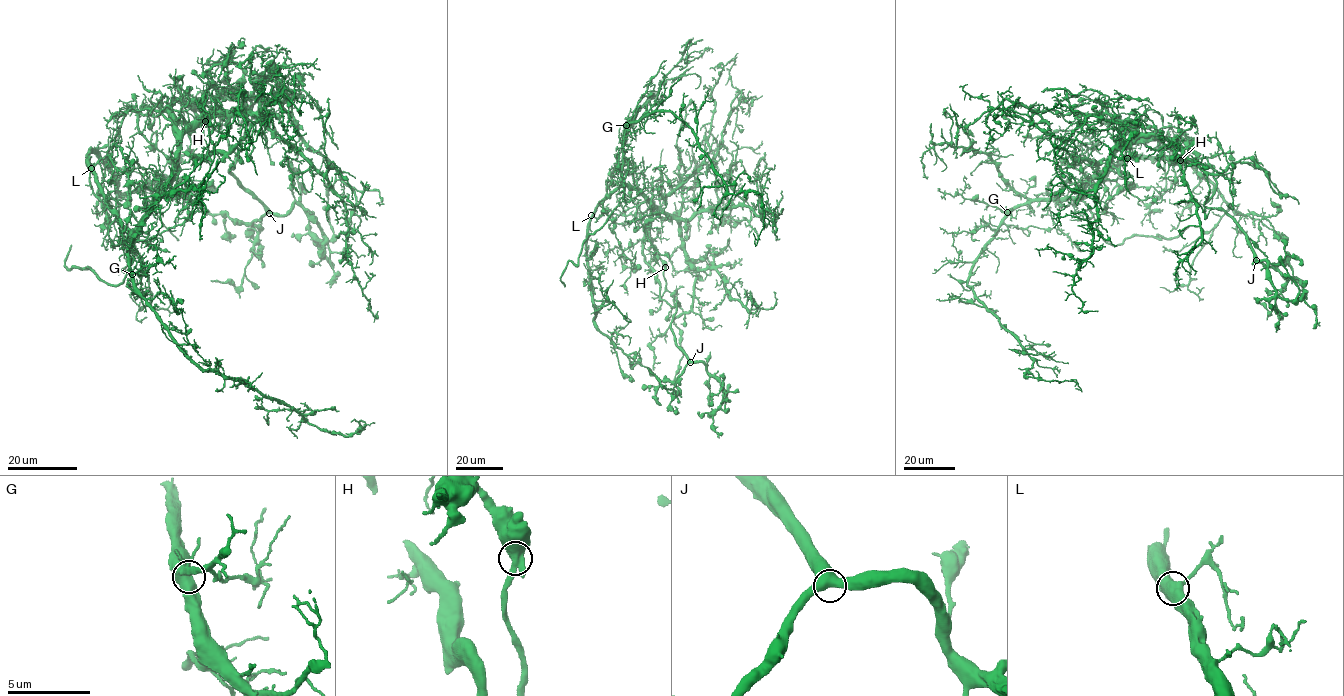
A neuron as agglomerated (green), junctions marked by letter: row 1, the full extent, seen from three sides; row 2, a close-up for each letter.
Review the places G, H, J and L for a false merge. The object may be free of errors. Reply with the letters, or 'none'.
none

